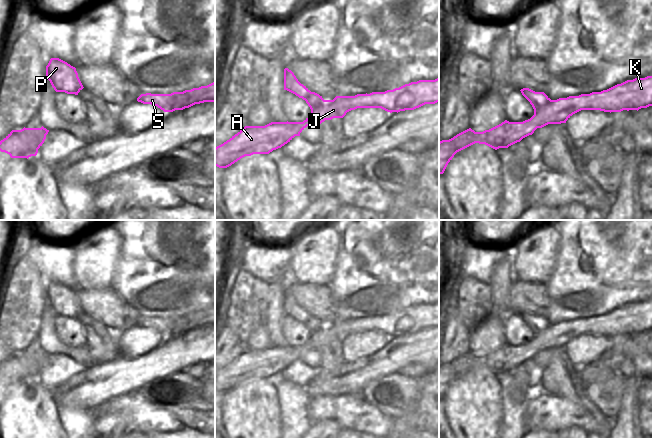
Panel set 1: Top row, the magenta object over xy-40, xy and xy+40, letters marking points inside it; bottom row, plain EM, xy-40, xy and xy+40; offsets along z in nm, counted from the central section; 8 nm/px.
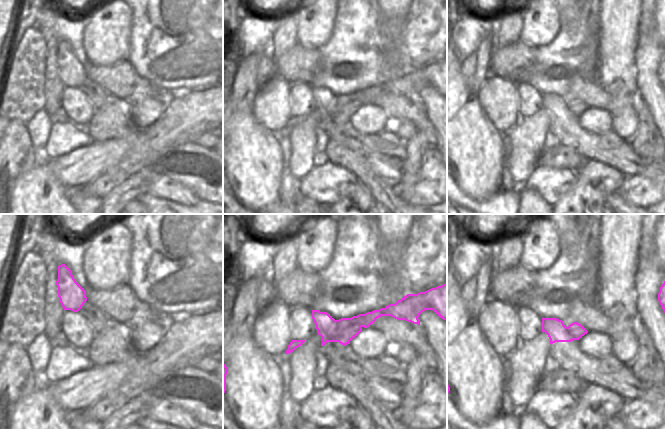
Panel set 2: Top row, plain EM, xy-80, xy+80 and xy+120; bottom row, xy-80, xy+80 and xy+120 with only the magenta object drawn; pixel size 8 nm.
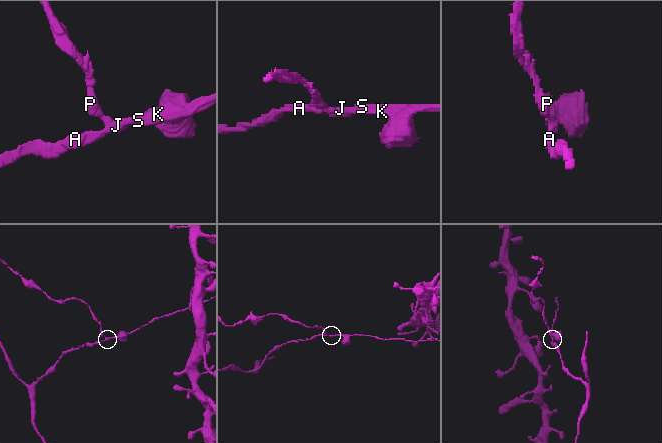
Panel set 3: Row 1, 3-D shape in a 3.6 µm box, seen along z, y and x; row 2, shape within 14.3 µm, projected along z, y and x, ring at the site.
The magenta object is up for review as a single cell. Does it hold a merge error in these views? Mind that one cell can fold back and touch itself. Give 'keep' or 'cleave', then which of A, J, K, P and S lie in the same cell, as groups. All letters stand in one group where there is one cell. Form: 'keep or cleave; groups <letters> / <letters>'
cleave; groups A J K S / P

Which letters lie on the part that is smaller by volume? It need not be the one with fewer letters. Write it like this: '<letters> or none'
P

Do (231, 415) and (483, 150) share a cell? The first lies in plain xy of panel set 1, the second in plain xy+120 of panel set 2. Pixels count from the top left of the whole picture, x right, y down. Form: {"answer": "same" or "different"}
{"answer": "same"}

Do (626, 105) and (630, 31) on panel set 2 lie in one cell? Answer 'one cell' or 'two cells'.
one cell

